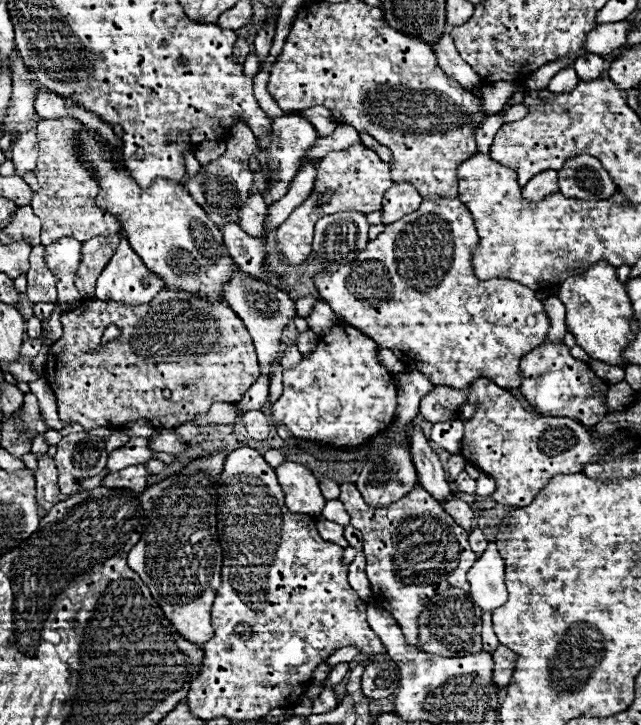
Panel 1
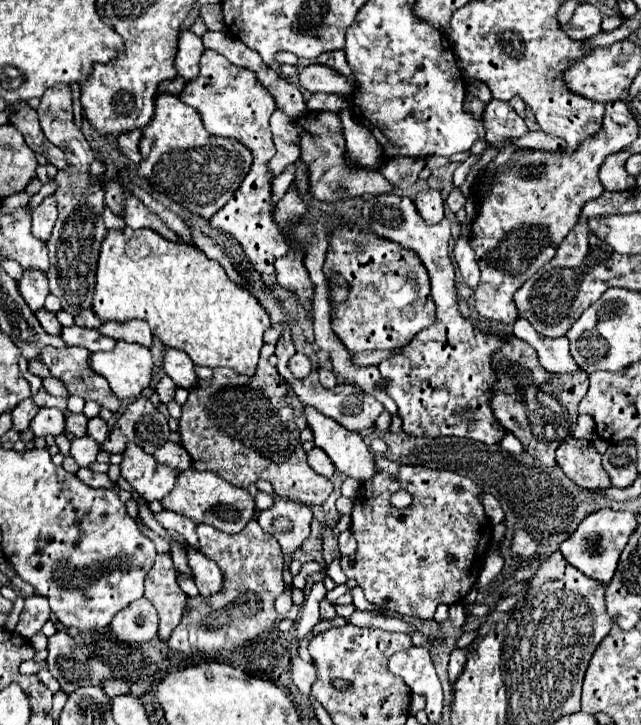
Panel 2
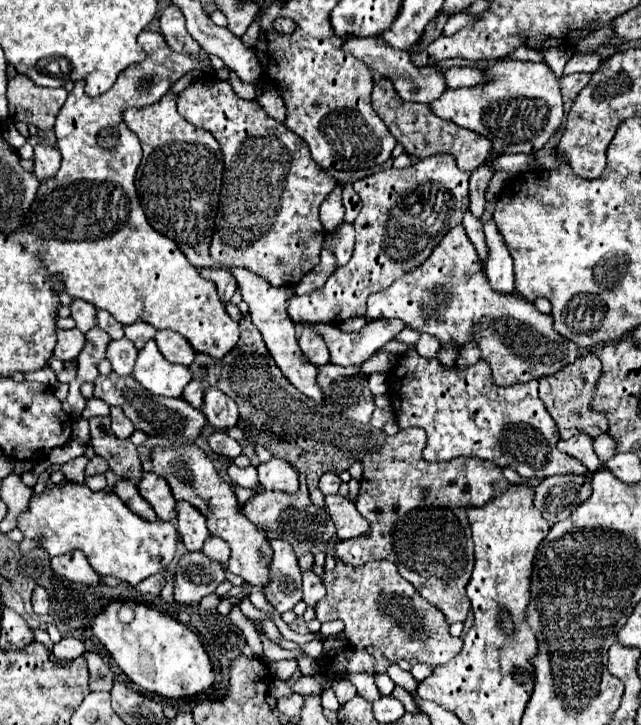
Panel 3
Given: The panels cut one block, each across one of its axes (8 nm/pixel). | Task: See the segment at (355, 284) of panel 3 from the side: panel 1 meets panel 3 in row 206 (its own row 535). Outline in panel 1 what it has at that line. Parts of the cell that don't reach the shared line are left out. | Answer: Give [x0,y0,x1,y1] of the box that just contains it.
[340,482,476,646]

